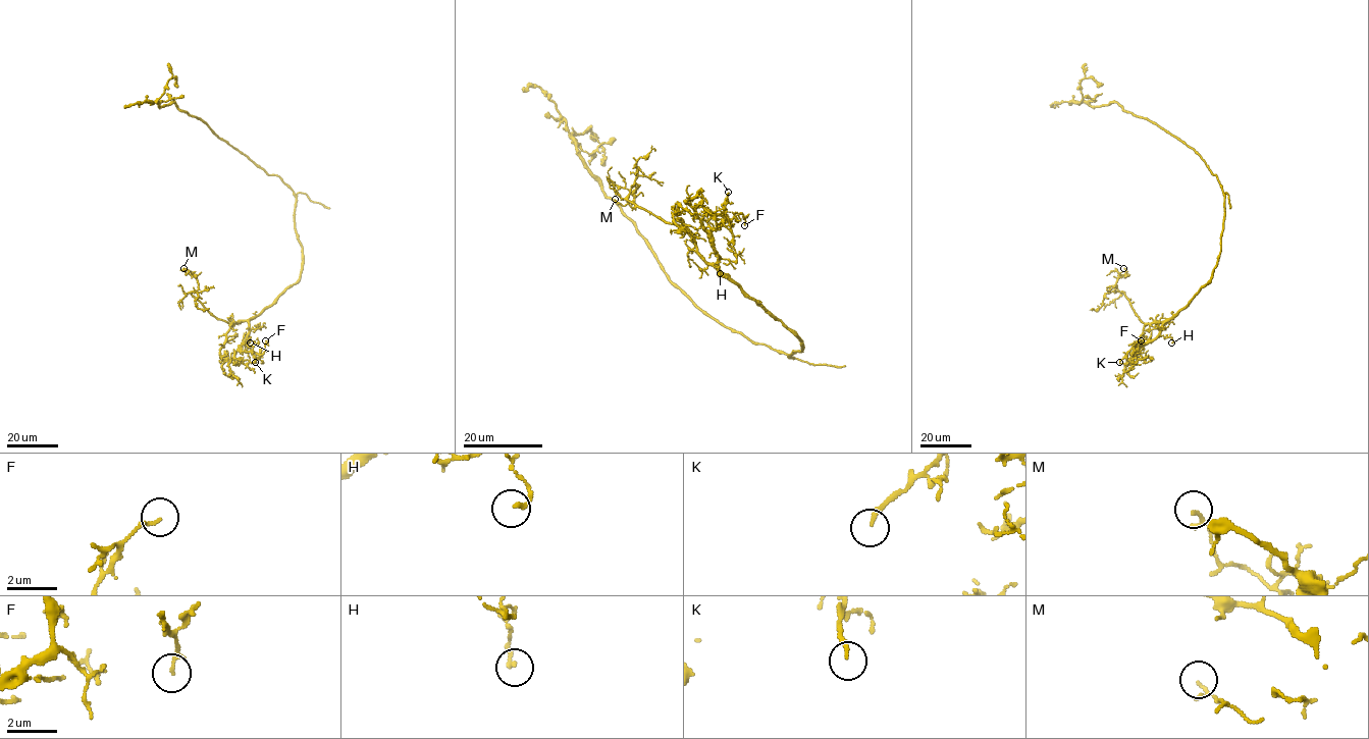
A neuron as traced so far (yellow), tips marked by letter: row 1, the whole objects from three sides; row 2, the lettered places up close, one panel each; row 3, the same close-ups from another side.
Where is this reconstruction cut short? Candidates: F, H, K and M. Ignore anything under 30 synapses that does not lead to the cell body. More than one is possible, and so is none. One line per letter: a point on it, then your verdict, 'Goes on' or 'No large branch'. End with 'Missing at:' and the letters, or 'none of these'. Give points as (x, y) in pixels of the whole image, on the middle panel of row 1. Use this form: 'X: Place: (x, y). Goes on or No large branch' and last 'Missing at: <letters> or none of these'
F: Place: (744, 225). No large branch
H: Place: (720, 273). No large branch
K: Place: (728, 192). No large branch
M: Place: (615, 199). No large branch
Missing at: none of these

